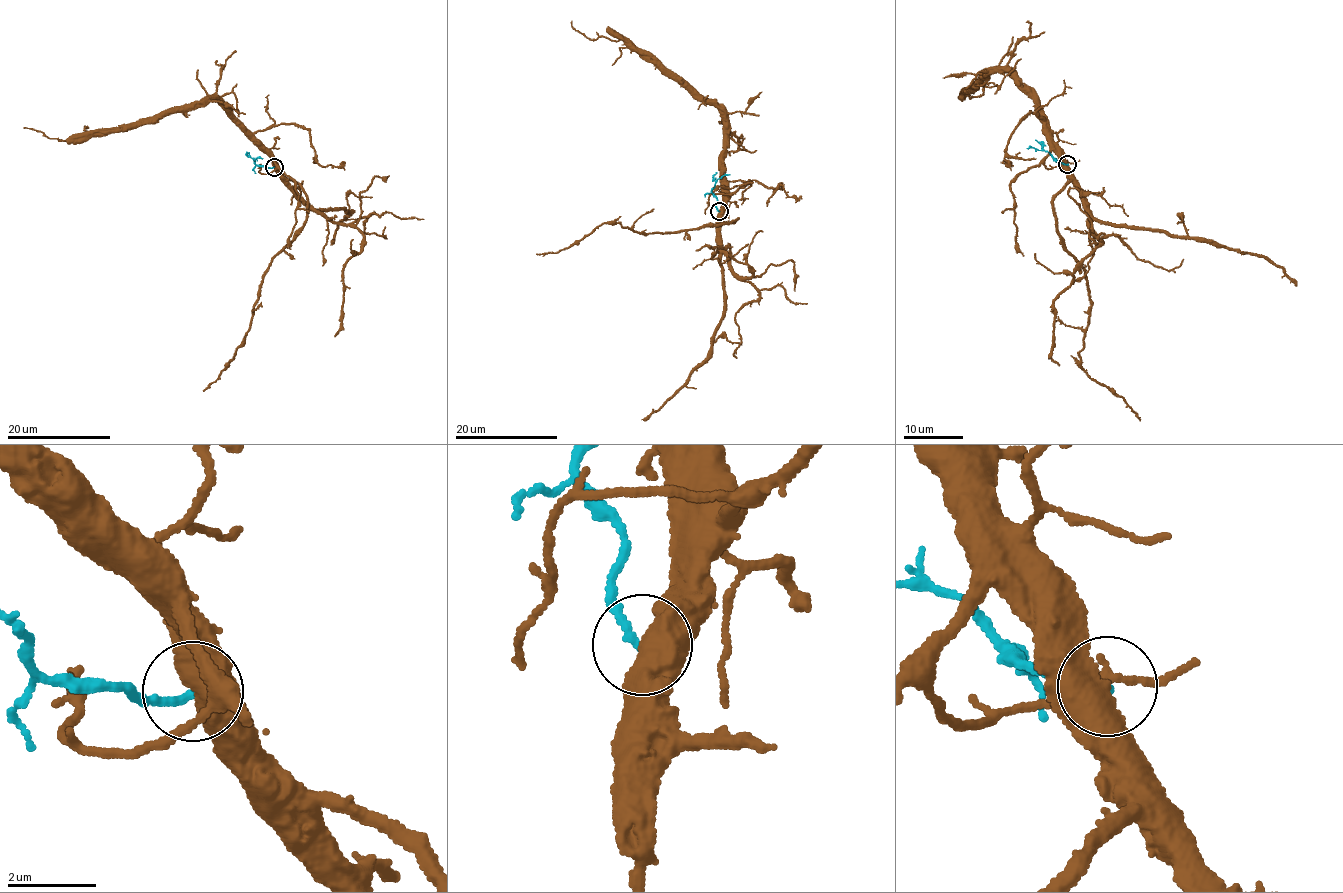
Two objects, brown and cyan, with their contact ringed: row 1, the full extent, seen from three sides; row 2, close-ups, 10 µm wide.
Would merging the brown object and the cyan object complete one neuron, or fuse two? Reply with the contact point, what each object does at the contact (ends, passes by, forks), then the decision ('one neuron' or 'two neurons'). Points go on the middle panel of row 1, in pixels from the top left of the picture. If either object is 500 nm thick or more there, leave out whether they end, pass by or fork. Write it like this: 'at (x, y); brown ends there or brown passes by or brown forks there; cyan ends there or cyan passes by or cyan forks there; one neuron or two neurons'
at (719, 211); two neurons

